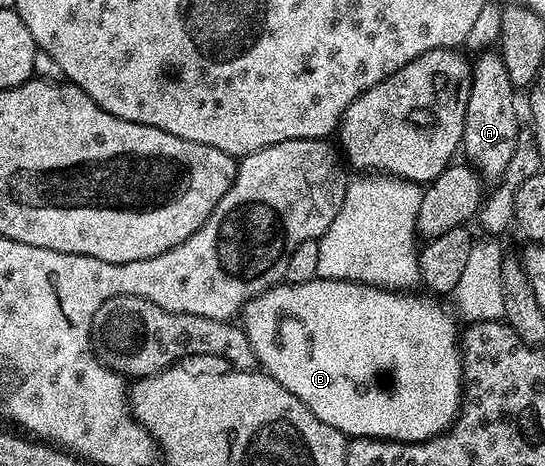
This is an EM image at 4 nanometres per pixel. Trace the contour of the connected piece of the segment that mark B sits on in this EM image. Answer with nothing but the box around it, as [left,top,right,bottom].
[243,278,463,442]

